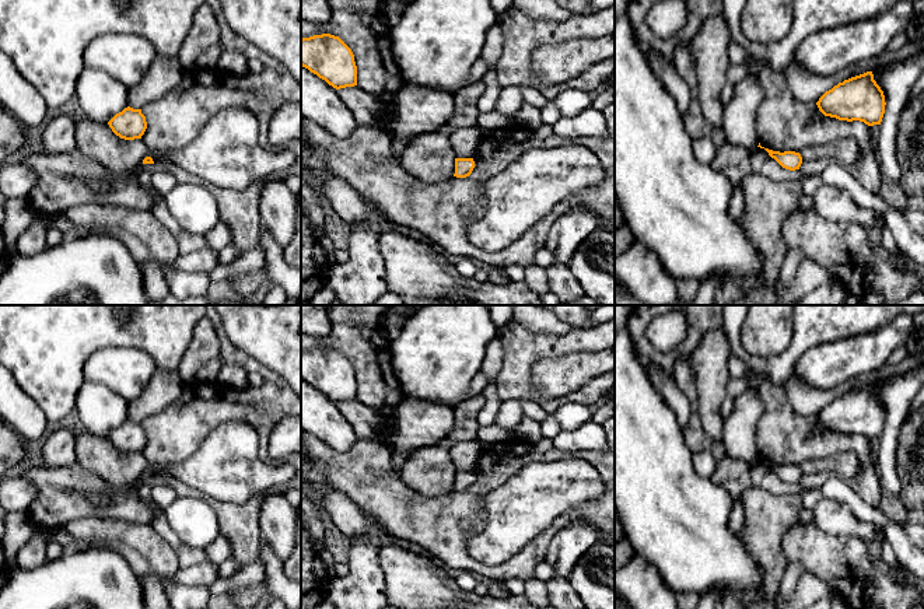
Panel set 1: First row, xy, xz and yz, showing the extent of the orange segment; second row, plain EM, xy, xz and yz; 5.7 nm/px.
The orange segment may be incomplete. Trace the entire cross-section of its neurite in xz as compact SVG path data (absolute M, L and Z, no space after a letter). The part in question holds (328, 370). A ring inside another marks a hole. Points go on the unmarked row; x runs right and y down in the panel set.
M330 347L301 353L301 379L336 403L357 399L357 379L351 363Z

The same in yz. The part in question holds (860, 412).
M867 385L834 399L816 419L825 430L874 440L881 438L886 416L872 385Z

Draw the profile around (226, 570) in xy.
M232 557L227 559L217 567L218 567L218 578L231 578L239 570L239 564Z

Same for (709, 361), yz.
M718 326L704 333L689 358L689 365L696 378L701 421L713 441L722 440L725 419L721 414L721 405L728 396L729 354L725 332L722 326Z

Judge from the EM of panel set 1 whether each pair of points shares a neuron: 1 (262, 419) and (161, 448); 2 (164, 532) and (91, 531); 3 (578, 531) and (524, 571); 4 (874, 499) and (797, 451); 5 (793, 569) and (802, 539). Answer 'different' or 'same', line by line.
1: same
2: different
3: different
4: same
5: different

